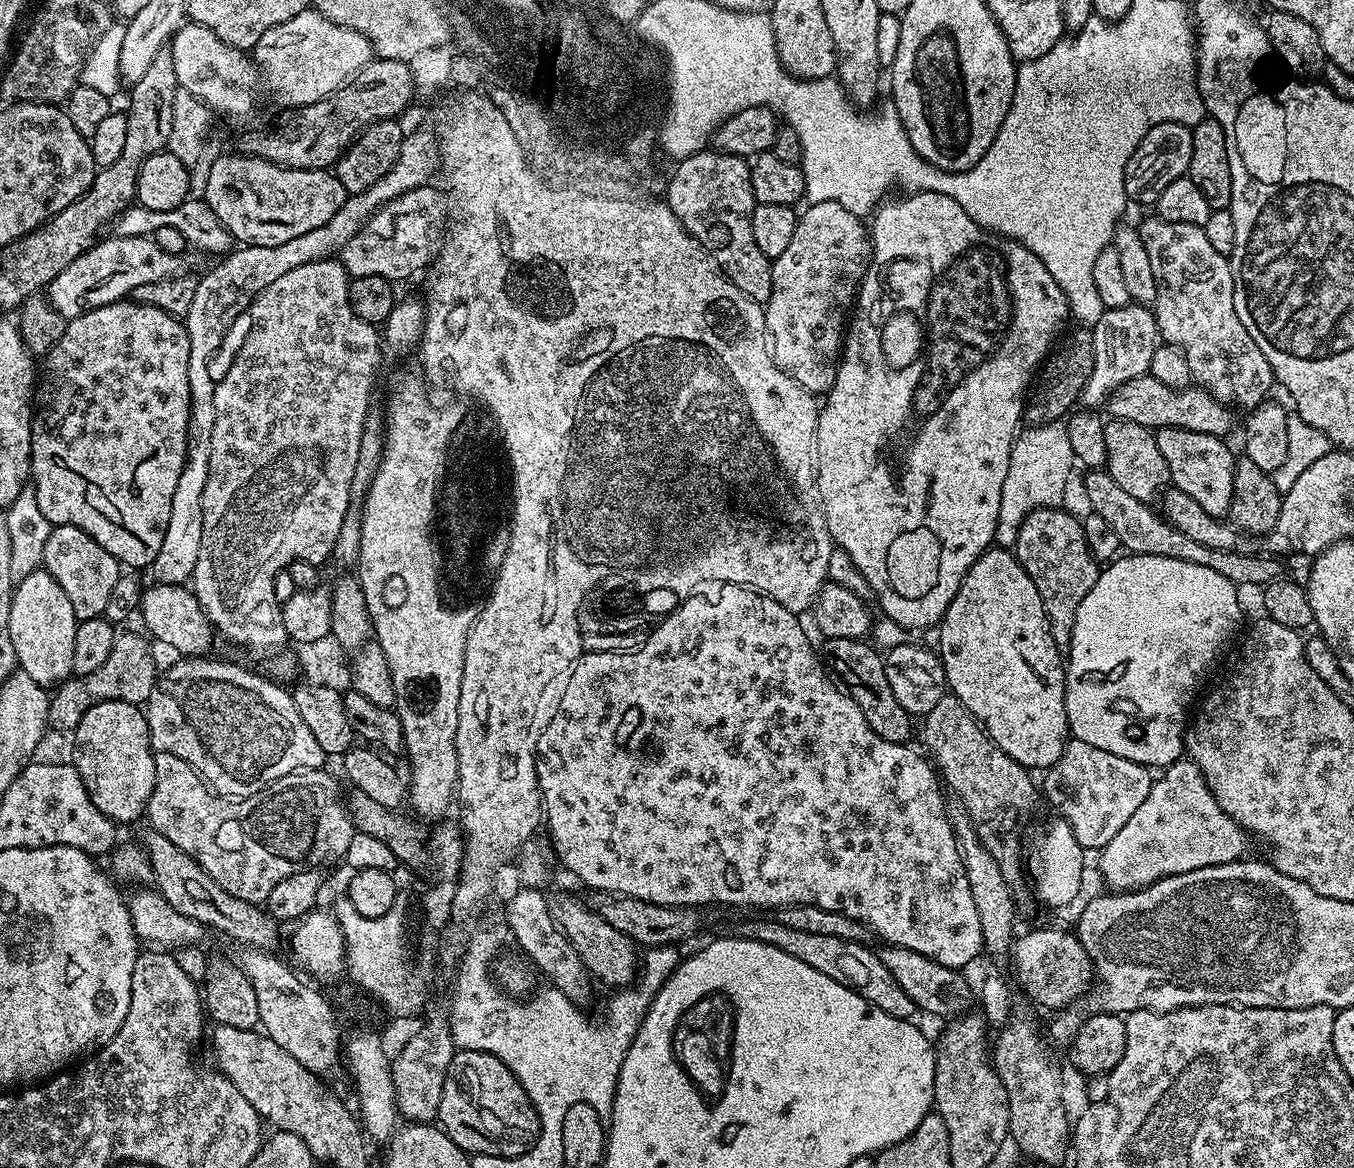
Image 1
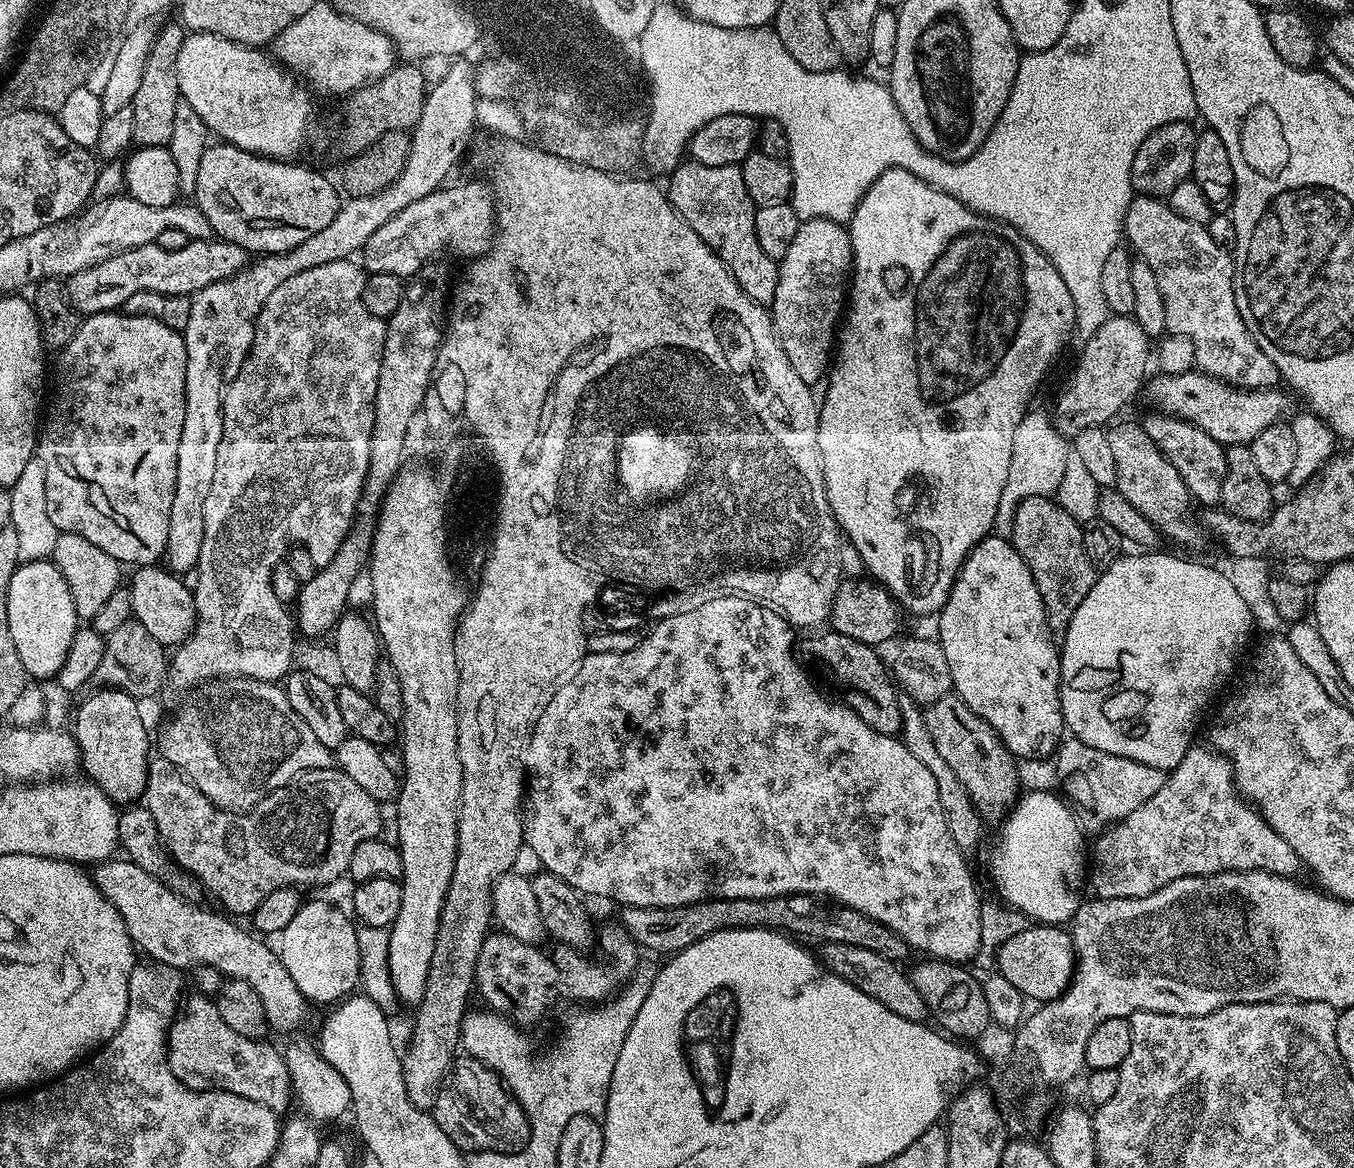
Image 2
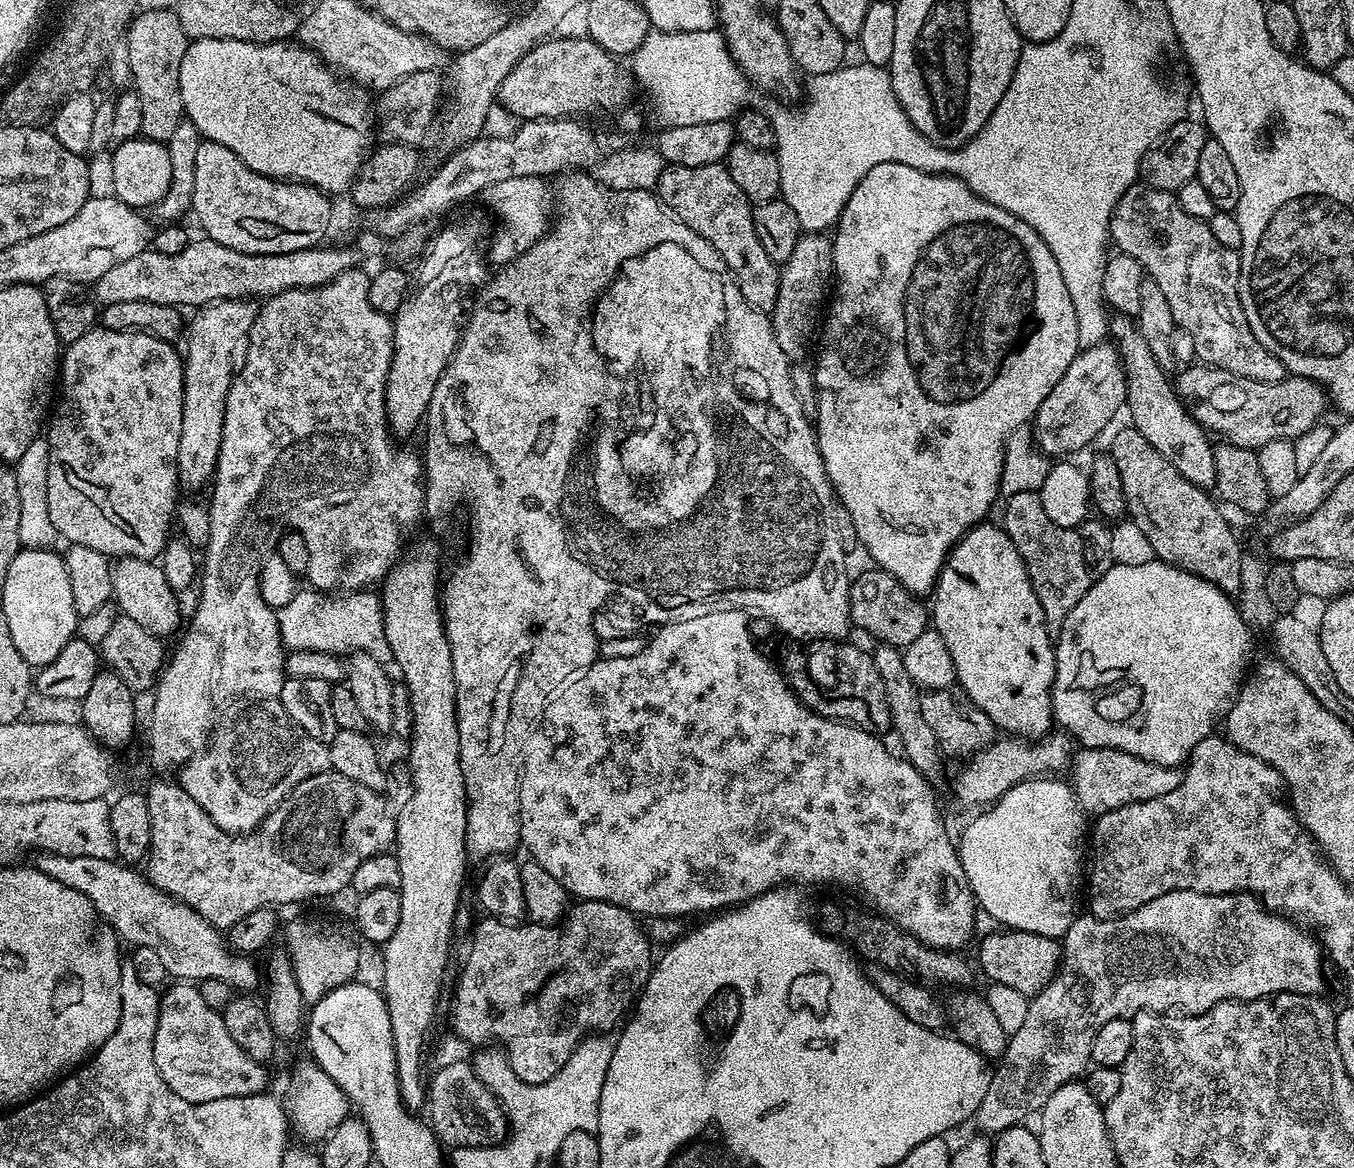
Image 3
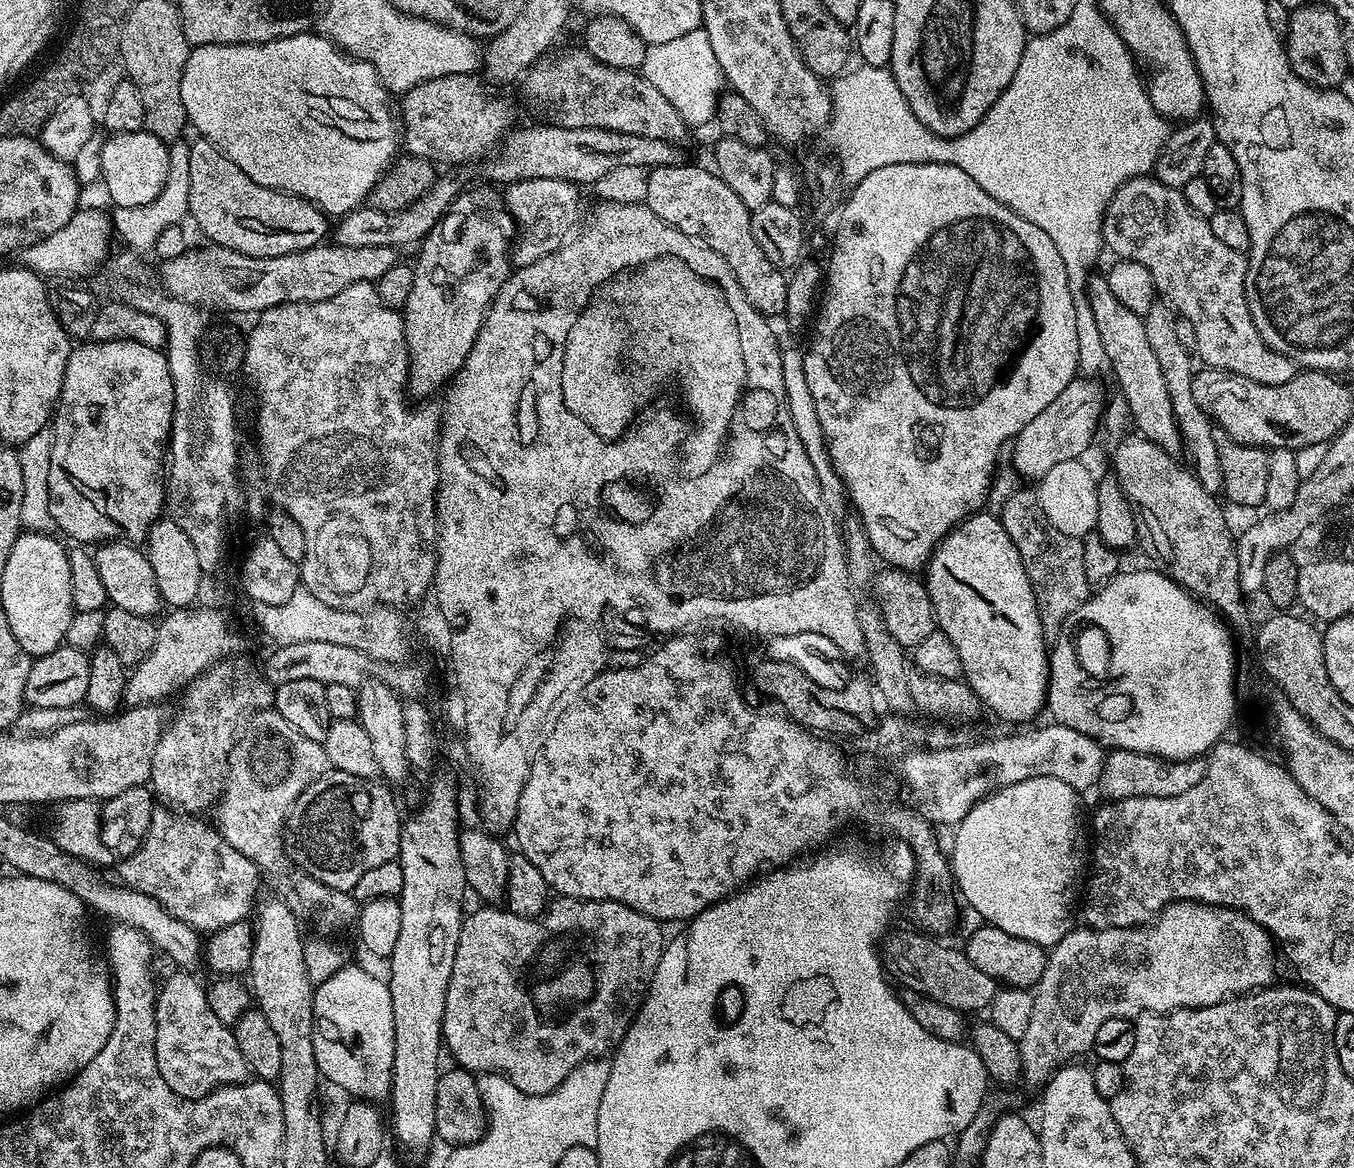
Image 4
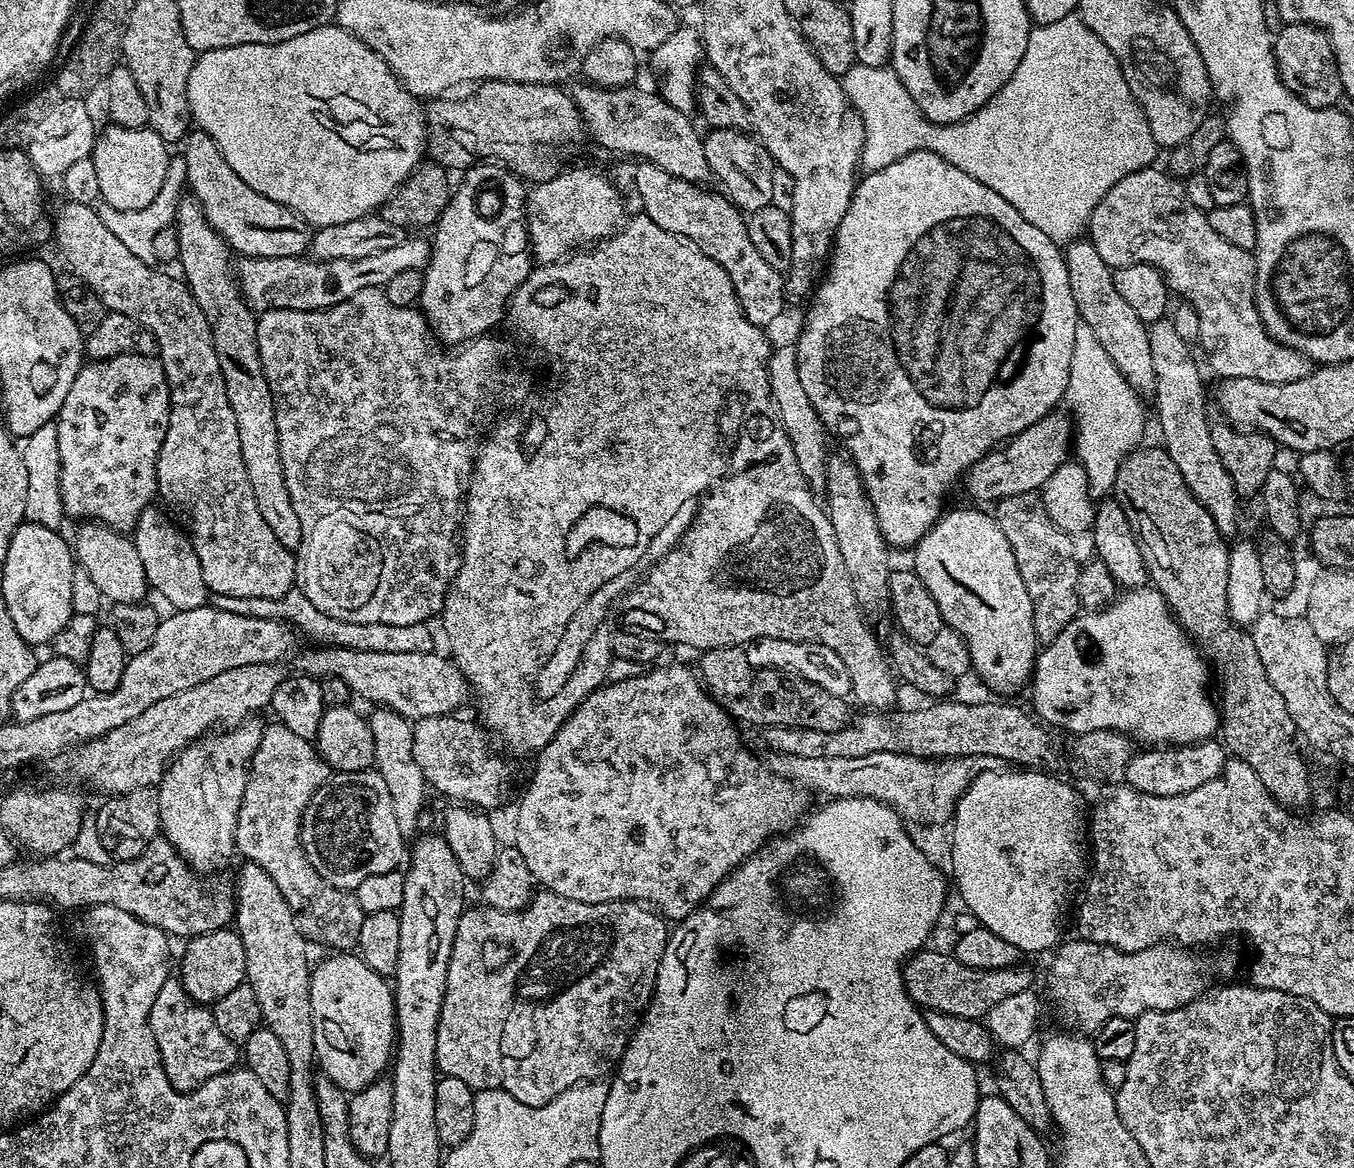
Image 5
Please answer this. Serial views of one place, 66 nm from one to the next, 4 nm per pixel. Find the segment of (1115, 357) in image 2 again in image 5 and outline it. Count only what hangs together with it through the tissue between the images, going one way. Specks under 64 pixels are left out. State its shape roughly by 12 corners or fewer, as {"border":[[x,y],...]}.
{"border":[[1049,412],[962,480],[995,502],[1044,487],[1069,459],[1073,421]]}

